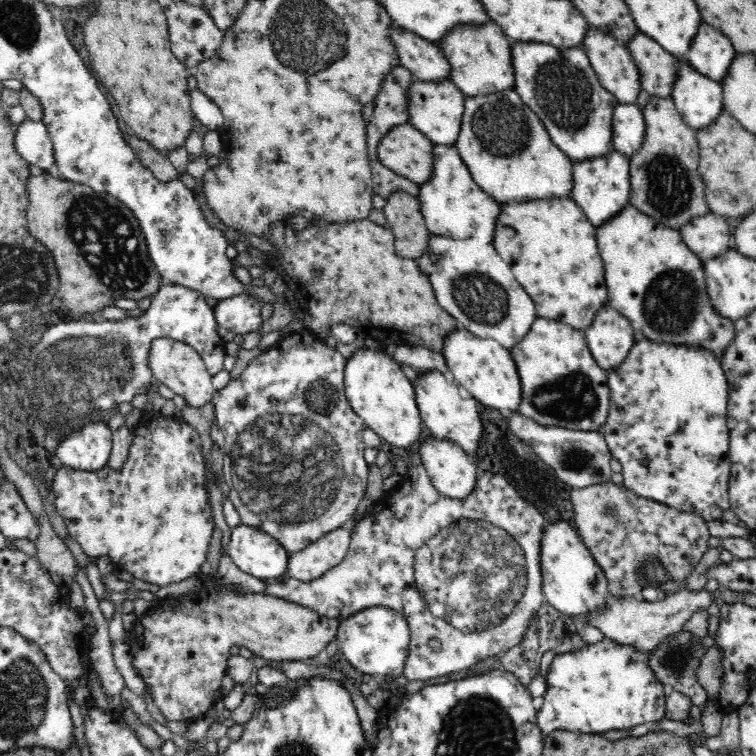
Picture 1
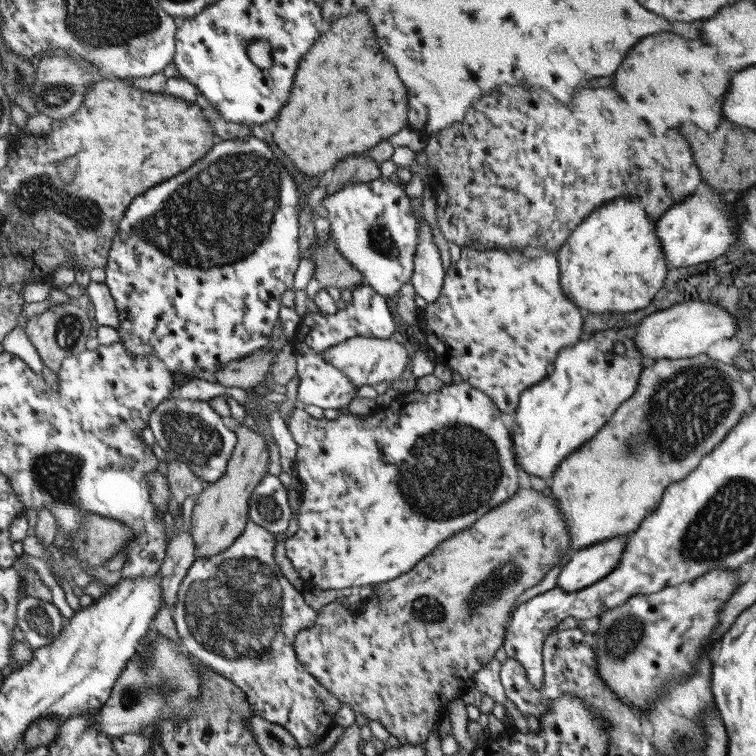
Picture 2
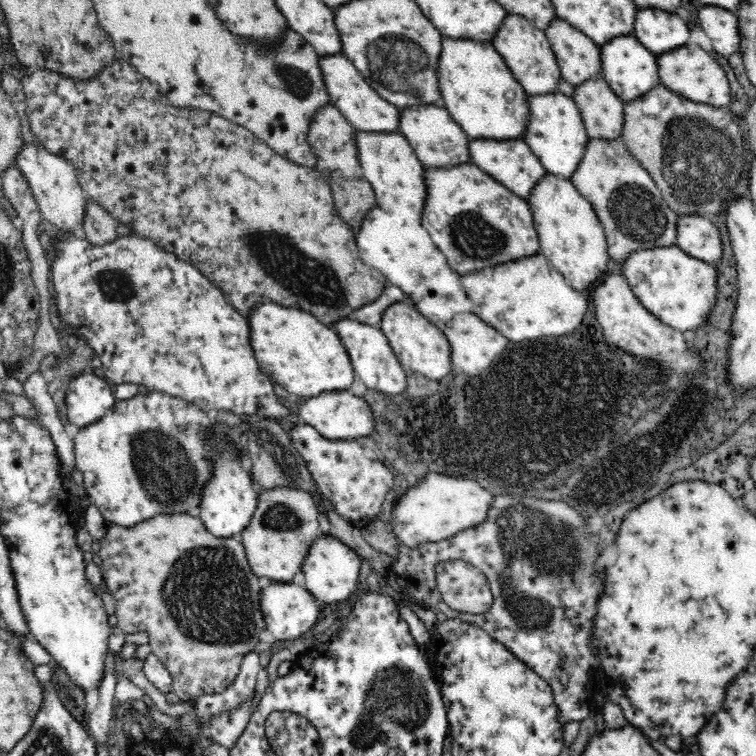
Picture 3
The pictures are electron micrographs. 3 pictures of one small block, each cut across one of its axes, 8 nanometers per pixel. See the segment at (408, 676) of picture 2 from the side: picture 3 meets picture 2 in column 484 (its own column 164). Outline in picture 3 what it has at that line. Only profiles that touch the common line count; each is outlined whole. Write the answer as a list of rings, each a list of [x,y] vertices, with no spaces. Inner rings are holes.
[[[190,513],[157,514],[148,520],[140,521],[131,527],[110,526],[104,538],[101,540],[100,558],[102,558],[102,570],[104,580],[108,588],[106,592],[112,594],[116,599],[115,615],[117,616],[116,629],[125,634],[132,634],[145,630],[149,634],[149,645],[151,652],[164,663],[164,667],[172,675],[172,688],[174,697],[177,700],[190,701],[198,696],[214,695],[216,692],[226,690],[238,676],[241,664],[245,654],[254,651],[255,646],[260,642],[258,636],[262,630],[266,629],[265,620],[260,606],[260,597],[262,586],[260,586],[260,577],[256,576],[248,564],[246,550],[241,542],[233,537],[220,538],[214,536],[198,516]]]

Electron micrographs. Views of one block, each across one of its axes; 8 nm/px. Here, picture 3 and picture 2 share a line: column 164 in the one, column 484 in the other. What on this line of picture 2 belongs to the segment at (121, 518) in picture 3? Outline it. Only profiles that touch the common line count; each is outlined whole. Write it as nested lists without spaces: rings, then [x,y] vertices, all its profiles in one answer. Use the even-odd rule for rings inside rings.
[[[467,382],[459,384],[446,384],[436,392],[412,392],[404,398],[394,400],[383,410],[376,411],[373,416],[358,418],[349,412],[339,415],[337,419],[330,420],[325,417],[316,419],[302,408],[296,406],[291,410],[285,423],[296,442],[297,452],[295,465],[298,470],[299,480],[303,485],[300,493],[301,505],[295,512],[297,531],[284,540],[286,556],[291,560],[294,570],[298,572],[303,582],[310,582],[316,586],[316,590],[339,590],[352,588],[352,586],[366,586],[368,584],[380,584],[394,580],[397,576],[408,572],[421,558],[434,552],[440,543],[449,539],[457,532],[472,526],[482,514],[492,510],[495,506],[508,500],[518,489],[518,468],[512,451],[513,442],[511,432],[502,423],[501,410],[493,400],[480,389],[474,388]]]

